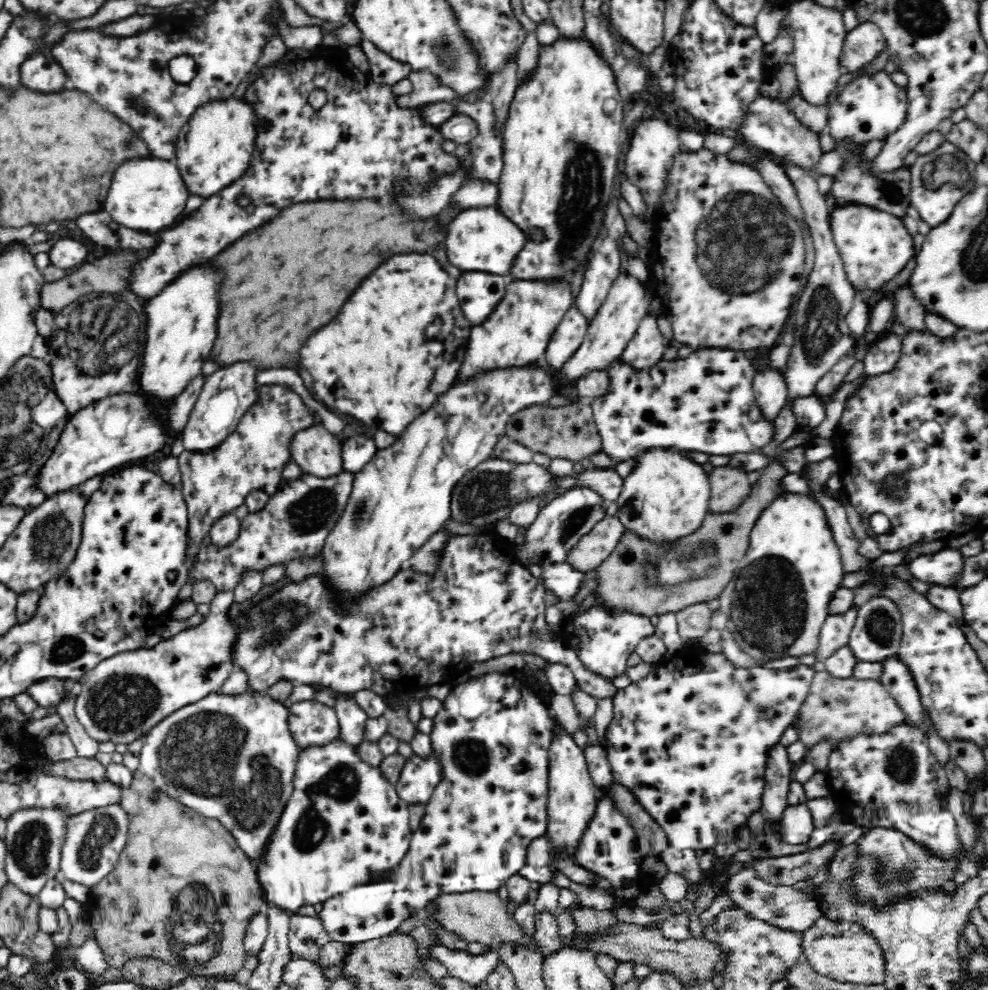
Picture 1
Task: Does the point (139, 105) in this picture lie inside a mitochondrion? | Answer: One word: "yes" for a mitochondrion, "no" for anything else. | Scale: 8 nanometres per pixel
yes

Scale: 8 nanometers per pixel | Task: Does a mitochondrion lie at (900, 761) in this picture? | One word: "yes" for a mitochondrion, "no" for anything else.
yes

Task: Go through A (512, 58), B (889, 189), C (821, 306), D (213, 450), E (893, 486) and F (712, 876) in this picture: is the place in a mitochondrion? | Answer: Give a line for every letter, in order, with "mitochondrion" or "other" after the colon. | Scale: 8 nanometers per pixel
A: other
B: mitochondrion
C: mitochondrion
D: other
E: mitochondrion
F: other

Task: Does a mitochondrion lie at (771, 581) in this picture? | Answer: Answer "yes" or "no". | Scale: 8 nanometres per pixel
yes

